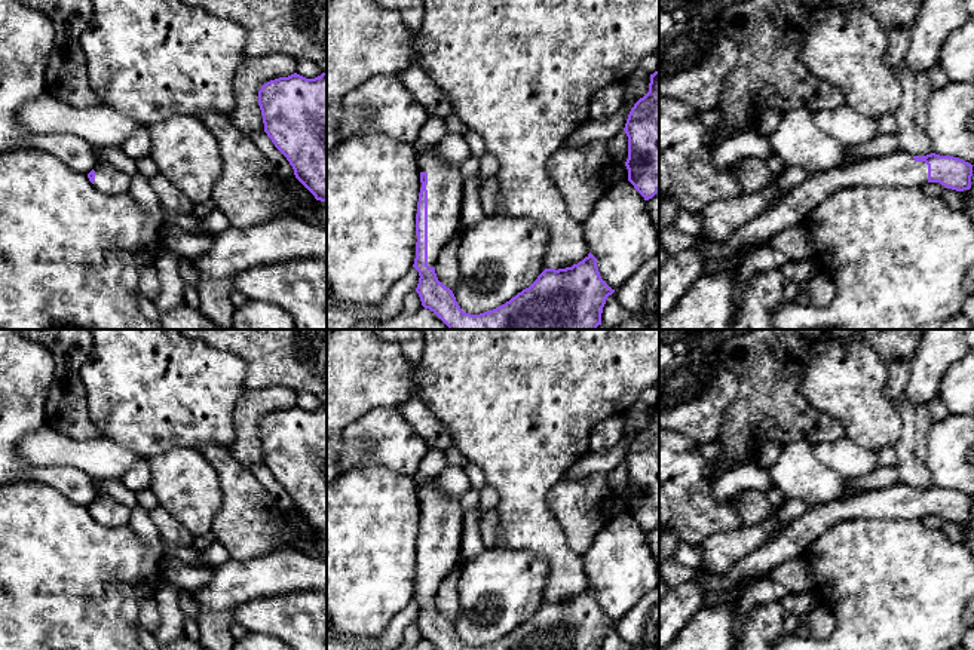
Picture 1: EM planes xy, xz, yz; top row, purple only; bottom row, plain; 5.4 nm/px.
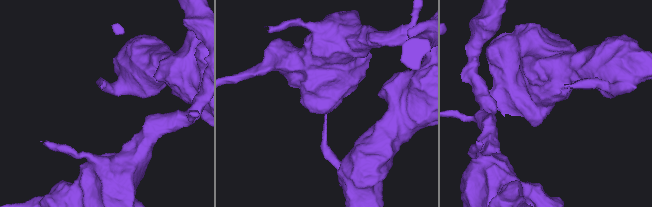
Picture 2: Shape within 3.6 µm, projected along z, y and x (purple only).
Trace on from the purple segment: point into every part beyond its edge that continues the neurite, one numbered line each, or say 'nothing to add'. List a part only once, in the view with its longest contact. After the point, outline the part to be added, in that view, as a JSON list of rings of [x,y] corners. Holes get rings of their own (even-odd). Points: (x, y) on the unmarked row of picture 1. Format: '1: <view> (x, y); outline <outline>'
1: xz (444, 518); outline [[[434,478],[417,487],[419,505],[428,506],[428,598],[435,600],[441,582],[453,570],[462,548],[463,512],[459,497],[445,496],[437,487]]]

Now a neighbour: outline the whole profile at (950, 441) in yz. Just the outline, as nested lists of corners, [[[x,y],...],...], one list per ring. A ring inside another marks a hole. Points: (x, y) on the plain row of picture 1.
[[[947,414],[934,421],[926,439],[932,485],[974,496],[974,417]]]

